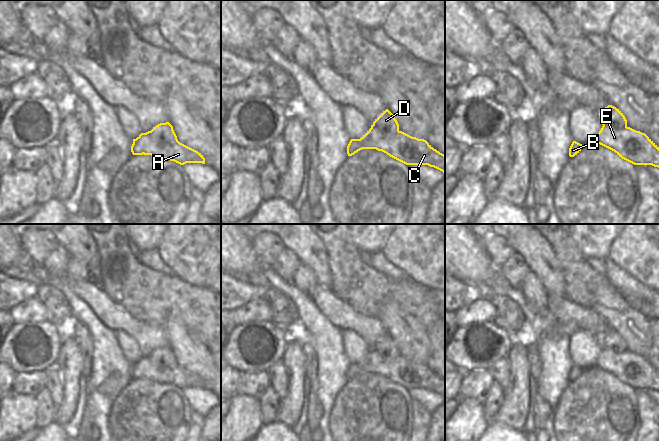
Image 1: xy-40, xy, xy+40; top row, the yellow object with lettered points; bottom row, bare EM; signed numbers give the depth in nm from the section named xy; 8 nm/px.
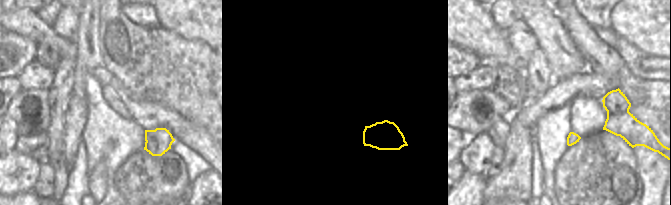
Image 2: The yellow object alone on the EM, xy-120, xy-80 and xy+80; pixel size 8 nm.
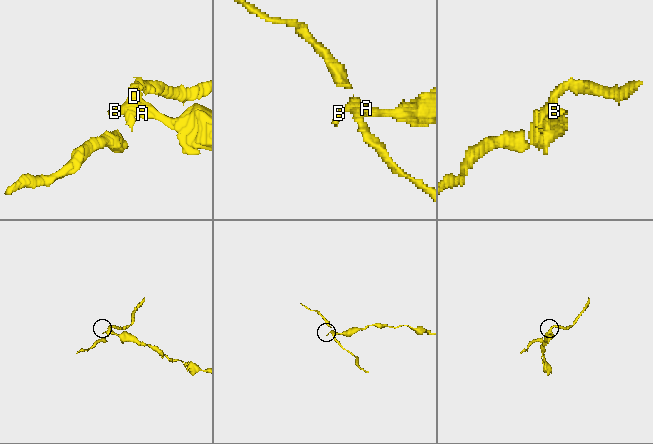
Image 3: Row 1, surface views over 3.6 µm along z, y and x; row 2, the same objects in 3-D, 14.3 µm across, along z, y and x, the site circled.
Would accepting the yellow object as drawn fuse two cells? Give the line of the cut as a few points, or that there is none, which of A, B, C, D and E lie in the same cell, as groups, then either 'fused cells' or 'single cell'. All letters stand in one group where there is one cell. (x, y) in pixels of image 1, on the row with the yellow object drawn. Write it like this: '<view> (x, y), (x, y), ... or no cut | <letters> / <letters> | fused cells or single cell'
xy-40 (150, 131), (153, 139), (160, 144), (174, 144), (177, 141) | A B C E / D | fused cells

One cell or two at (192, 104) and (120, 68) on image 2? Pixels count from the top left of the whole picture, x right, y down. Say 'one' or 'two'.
one

